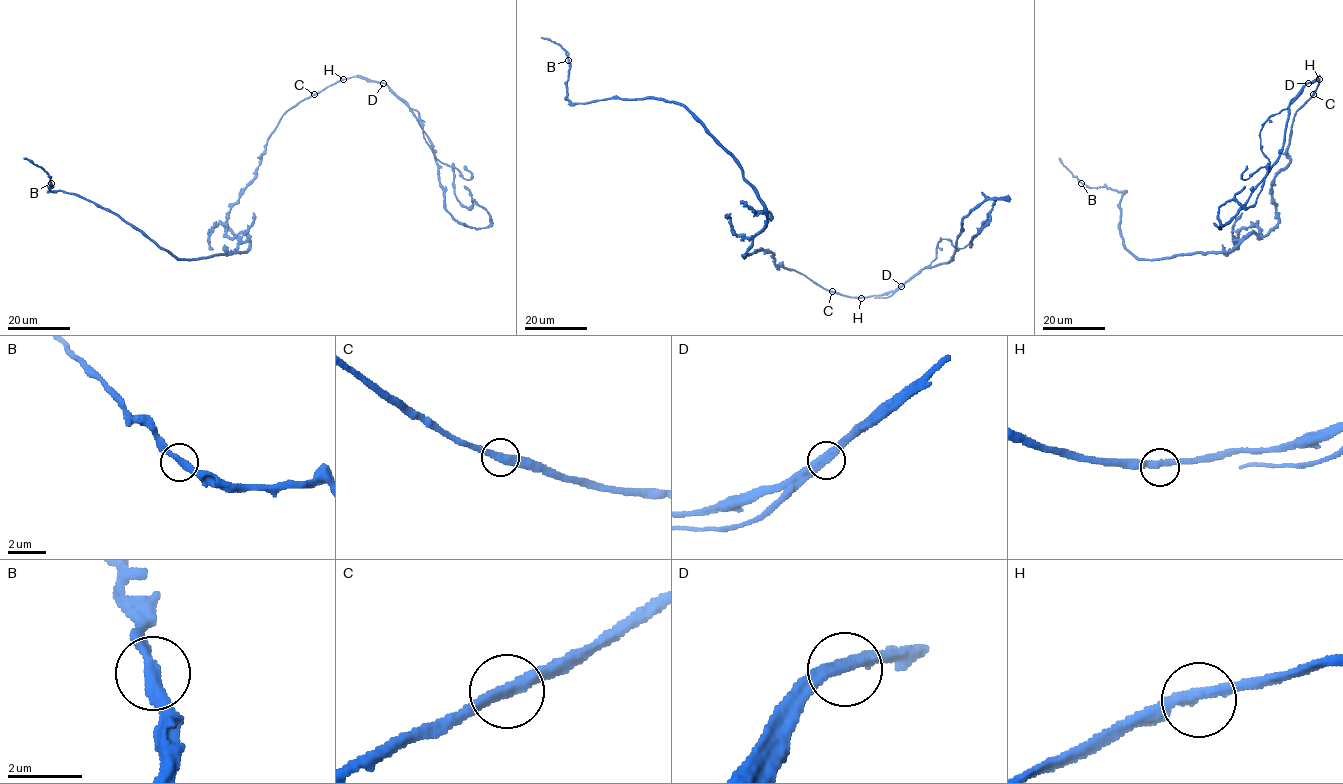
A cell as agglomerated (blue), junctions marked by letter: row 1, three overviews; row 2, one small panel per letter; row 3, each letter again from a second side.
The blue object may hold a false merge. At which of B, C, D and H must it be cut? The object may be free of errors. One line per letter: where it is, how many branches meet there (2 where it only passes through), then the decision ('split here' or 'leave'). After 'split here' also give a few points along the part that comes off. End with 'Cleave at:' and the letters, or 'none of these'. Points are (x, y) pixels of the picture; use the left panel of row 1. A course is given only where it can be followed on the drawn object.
B: place (51, 183); branches 2; leave
C: place (314, 94); branches 2; leave
D: place (383, 83); branches 2; split here; course (383, 83), (418, 113), (423, 138), (437, 159), (454, 167), (469, 179), (471, 173), (464, 165)
H: place (343, 79); branches 2; leave
Cleave at: D

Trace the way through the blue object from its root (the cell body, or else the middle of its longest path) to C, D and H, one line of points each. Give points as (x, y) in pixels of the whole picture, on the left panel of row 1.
C: (240, 195), (254, 176), (268, 137), (279, 119), (314, 94)
D: (240, 195), (254, 176), (269, 136), (289, 110), (342, 79), (359, 76), (383, 83)
H: (240, 195), (254, 176), (268, 137), (279, 119), (300, 102), (343, 79)

